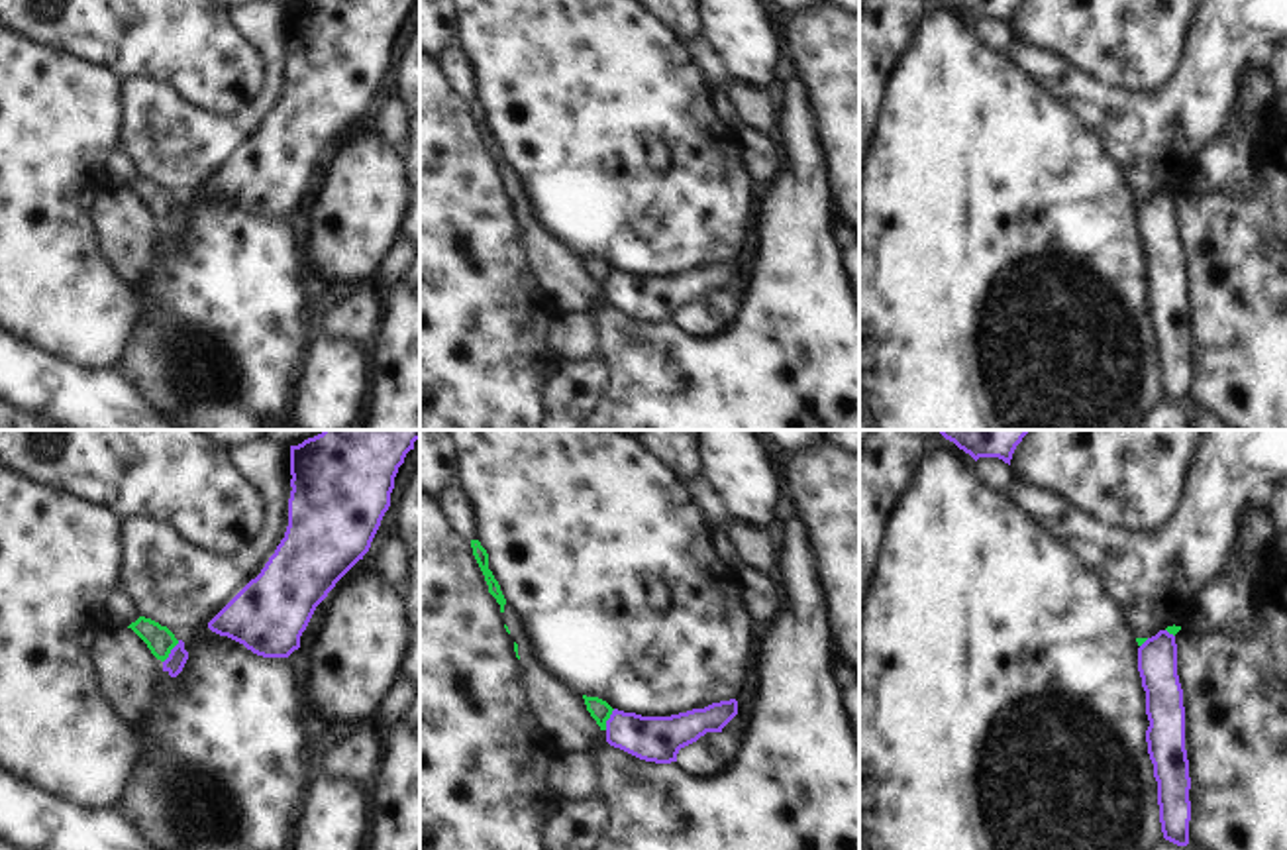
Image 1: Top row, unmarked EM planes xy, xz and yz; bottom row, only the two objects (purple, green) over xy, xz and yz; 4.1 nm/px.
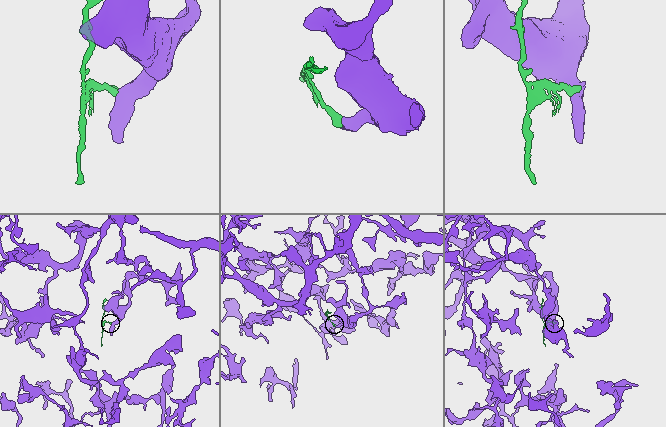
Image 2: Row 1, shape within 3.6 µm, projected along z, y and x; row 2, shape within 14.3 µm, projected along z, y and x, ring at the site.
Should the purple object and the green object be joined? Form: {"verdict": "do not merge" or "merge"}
{"verdict": "do not merge"}

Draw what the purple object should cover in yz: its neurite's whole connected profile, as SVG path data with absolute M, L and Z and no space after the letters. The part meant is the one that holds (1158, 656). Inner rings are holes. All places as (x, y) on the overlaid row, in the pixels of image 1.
M1159 630L1138 648L1138 671L1146 691L1148 754L1158 781L1163 838L1189 844L1191 777L1185 750L1185 707L1177 675L1175 636Z

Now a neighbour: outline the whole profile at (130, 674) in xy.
M128 626L108 628L96 648L106 697L133 726L141 726L159 701L163 662Z

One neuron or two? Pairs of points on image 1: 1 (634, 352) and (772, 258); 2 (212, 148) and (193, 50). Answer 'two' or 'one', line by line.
1: one
2: two

